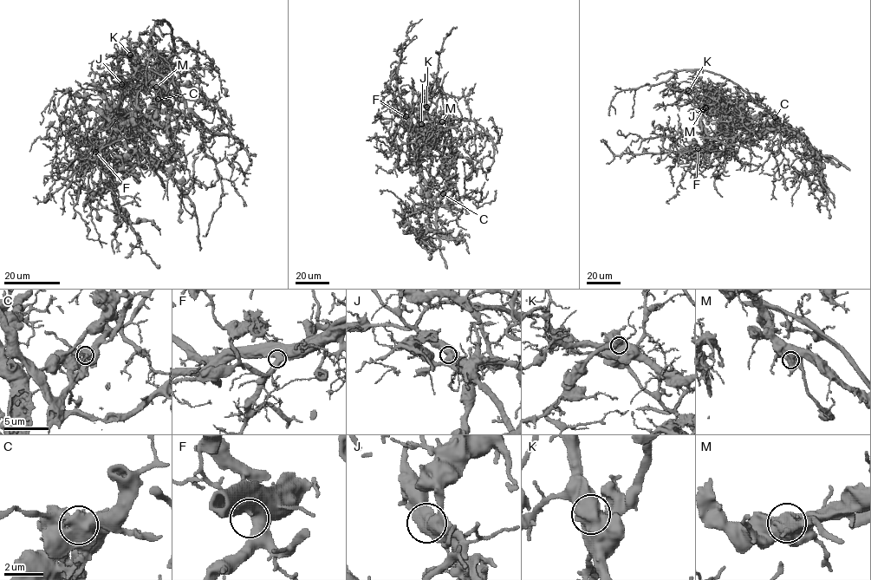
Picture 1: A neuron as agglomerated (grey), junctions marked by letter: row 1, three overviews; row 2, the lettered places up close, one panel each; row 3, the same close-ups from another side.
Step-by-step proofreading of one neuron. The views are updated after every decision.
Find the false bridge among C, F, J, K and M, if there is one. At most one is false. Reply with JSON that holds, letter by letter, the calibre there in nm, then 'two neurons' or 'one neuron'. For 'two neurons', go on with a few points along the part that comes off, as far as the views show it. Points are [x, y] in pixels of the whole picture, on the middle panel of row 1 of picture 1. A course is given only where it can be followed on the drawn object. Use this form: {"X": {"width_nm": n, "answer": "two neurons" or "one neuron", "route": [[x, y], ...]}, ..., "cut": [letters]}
{"C": {"width_nm": 800, "answer": "two neurons", "route": [[443, 193], [446, 189], [452, 146], [436, 74], [443, 41], [453, 28], [456, 29]]}, "F": {"width_nm": 650, "answer": "one neuron"}, "J": {"width_nm": 700, "answer": "one neuron"}, "K": {"width_nm": 750, "answer": "one neuron"}, "M": {"width_nm": 700, "answer": "one neuron"}, "cut": ["C"]}

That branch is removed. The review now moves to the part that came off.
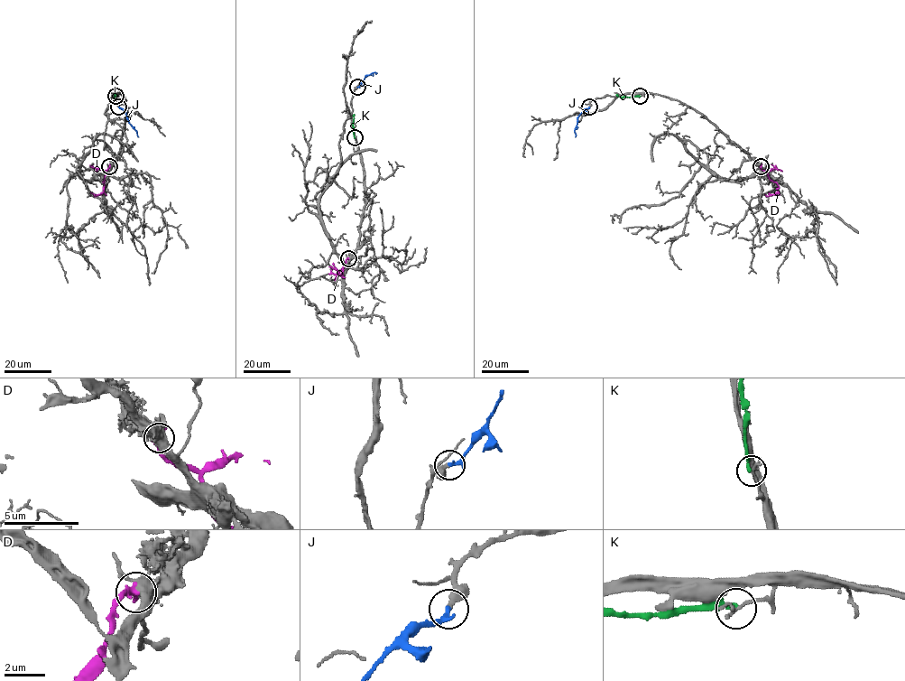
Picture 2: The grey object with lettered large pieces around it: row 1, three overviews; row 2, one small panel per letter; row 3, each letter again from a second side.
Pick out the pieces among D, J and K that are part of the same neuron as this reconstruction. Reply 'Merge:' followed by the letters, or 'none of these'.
Merge: J

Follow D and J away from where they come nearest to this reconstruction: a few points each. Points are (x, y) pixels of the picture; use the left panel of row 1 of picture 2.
D: (109, 166), (104, 177), (104, 191), (98, 195), (90, 191)
J: (119, 107), (138, 136)

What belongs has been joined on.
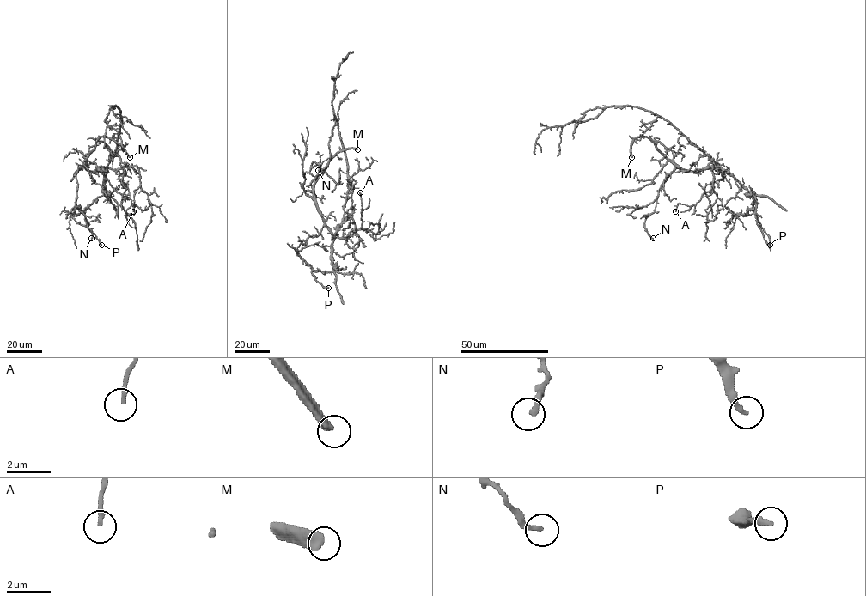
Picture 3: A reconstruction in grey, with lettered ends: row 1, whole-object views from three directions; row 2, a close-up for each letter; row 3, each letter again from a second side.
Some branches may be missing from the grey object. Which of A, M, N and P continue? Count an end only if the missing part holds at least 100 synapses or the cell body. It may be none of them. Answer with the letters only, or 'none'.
M

